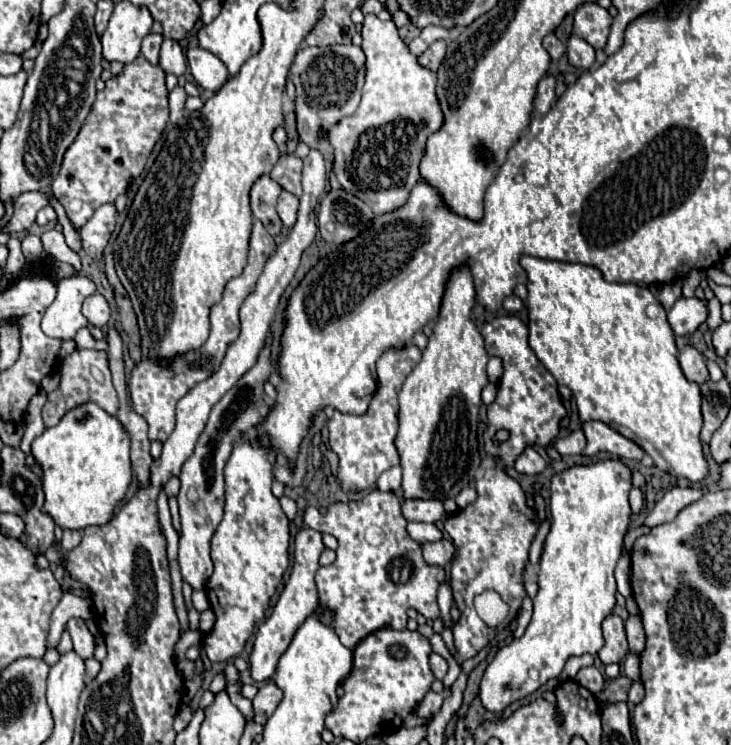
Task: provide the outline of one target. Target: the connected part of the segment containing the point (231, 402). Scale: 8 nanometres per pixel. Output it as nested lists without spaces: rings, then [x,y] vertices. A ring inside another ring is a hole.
[[[268,344],[258,356],[258,362],[252,370],[248,370],[224,396],[222,400],[212,408],[208,424],[196,444],[194,454],[184,462],[180,472],[180,494],[178,494],[178,506],[180,506],[180,518],[182,518],[182,536],[180,536],[180,554],[178,564],[184,582],[188,582],[194,590],[204,590],[206,580],[214,572],[214,564],[210,560],[210,538],[216,532],[220,520],[222,520],[222,508],[224,508],[224,478],[222,468],[232,452],[232,448],[238,442],[244,442],[248,432],[254,428],[254,424],[260,420],[260,408],[264,404],[264,390],[262,384],[272,374],[270,364],[270,348]]]

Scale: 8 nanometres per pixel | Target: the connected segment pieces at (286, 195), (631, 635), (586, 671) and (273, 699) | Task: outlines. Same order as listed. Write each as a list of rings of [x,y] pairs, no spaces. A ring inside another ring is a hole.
[[[282,190],[280,198],[278,198],[278,206],[276,206],[276,210],[278,210],[278,216],[280,216],[282,224],[284,224],[286,228],[290,228],[290,226],[296,222],[296,212],[298,212],[298,198],[296,198],[296,196],[292,196],[290,192]]]
[[[630,616],[626,620],[626,636],[628,636],[630,652],[640,654],[646,646],[646,636],[644,636],[644,628],[642,628],[642,620],[638,616]]]
[[[596,666],[590,668],[580,668],[576,674],[576,682],[584,688],[588,688],[592,694],[598,694],[604,688],[604,678]]]
[[[274,680],[262,684],[262,686],[258,688],[256,698],[252,700],[252,702],[254,702],[254,722],[266,724],[266,720],[272,716],[272,712],[274,712],[276,706],[280,704],[282,696],[284,696],[284,694],[282,694],[280,688],[274,684]]]

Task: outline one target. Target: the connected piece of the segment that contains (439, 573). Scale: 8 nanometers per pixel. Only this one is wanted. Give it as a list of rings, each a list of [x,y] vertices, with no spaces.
[[[372,490],[362,500],[334,502],[328,512],[322,516],[318,508],[308,508],[304,512],[304,520],[310,528],[318,532],[328,532],[338,540],[338,558],[330,566],[322,566],[316,572],[316,584],[320,594],[320,604],[334,610],[334,626],[346,648],[354,648],[364,636],[384,628],[404,630],[406,628],[406,612],[408,608],[418,610],[428,620],[440,618],[440,610],[436,604],[436,592],[444,582],[444,568],[428,566],[422,558],[422,546],[414,542],[406,532],[406,520],[400,512],[400,500],[392,492]]]

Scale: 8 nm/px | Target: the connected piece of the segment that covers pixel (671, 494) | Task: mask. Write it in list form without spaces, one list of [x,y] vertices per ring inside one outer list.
[[[674,486],[672,490],[668,490],[668,492],[664,494],[664,498],[662,498],[660,502],[656,502],[654,510],[644,518],[644,526],[654,528],[654,526],[660,526],[660,524],[664,524],[664,522],[674,520],[676,514],[678,514],[682,508],[686,508],[686,506],[692,504],[692,502],[696,502],[704,492],[706,492],[706,490],[702,490],[702,488],[692,488],[692,486],[680,488],[680,486]]]

